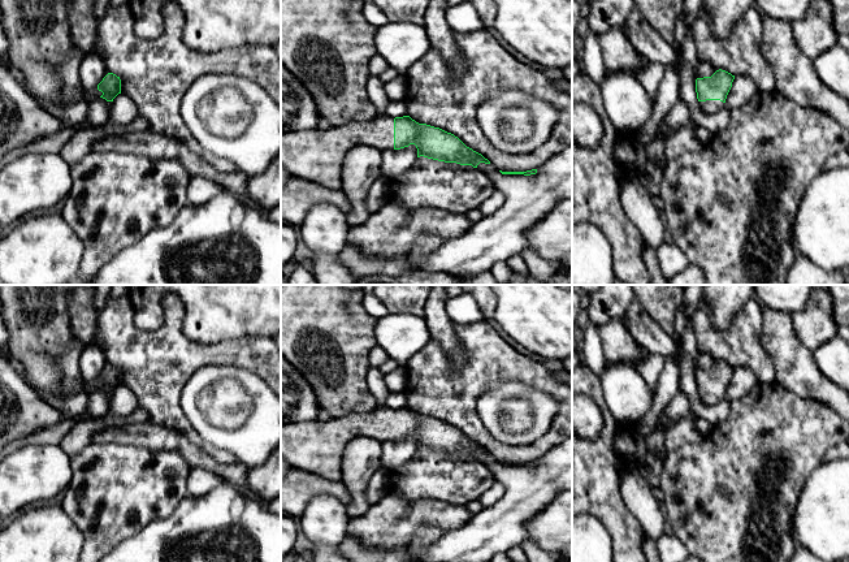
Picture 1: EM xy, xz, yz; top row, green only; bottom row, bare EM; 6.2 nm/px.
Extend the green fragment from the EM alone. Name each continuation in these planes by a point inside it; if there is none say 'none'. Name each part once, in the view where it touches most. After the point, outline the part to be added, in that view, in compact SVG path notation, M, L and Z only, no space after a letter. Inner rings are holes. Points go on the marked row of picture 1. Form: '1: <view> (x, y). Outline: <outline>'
1: xz (317, 156). Outline: M376 116L369 121L351 121L326 130L283 133L281 167L294 178L341 190L345 156L356 146L394 150L394 118Z

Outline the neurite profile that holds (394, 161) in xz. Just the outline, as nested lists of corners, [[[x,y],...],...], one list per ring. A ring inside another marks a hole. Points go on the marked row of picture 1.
[[[410,144],[400,150],[384,150],[381,176],[390,180],[411,168],[416,159],[417,148],[415,144]]]

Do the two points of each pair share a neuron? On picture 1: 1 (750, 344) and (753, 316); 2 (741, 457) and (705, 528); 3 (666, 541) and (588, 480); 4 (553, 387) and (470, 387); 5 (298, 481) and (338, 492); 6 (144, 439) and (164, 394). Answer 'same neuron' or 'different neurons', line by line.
1: same neuron
2: same neuron
3: different neurons
4: same neuron
5: same neuron
6: different neurons

